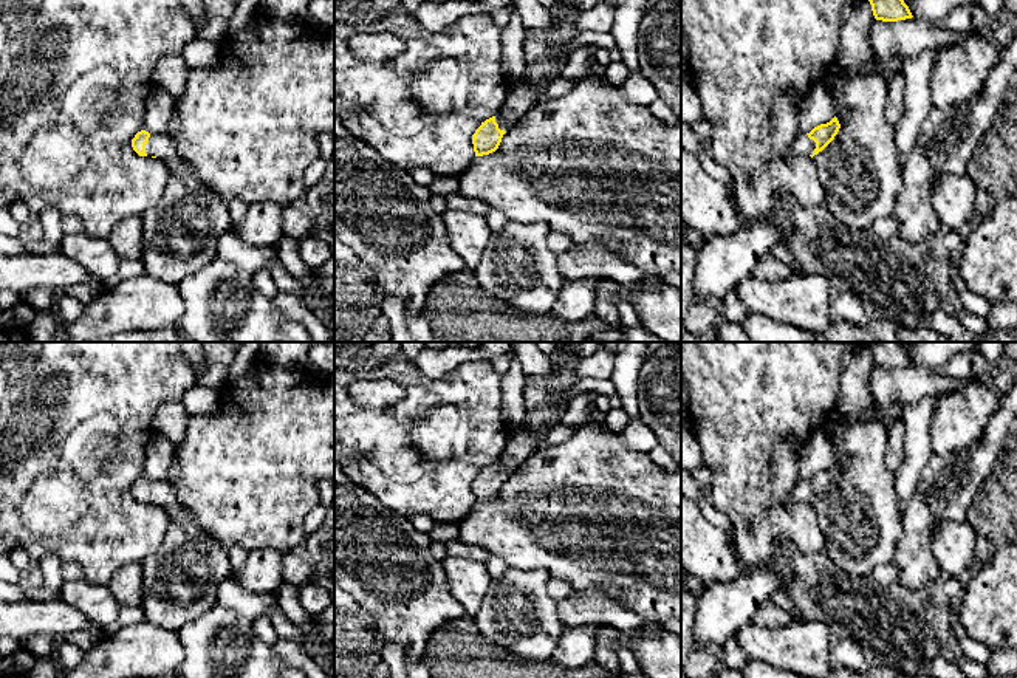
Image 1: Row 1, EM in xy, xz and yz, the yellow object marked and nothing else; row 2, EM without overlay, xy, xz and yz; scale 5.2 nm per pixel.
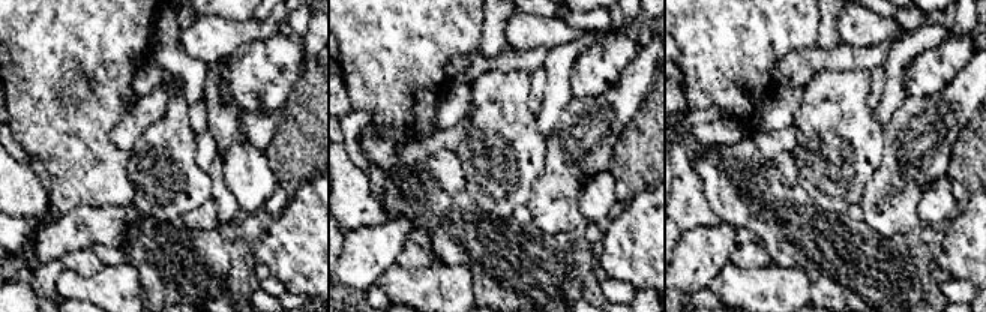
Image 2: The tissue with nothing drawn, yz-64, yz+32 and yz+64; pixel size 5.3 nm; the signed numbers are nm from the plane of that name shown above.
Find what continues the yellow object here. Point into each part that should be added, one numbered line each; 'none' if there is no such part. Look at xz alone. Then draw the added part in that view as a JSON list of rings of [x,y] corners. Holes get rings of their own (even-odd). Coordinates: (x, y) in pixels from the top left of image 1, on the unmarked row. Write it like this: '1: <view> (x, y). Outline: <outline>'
1: xz (503, 471). Outline: [[[497,460],[495,469],[498,471],[500,477],[508,478],[517,467],[506,467]]]

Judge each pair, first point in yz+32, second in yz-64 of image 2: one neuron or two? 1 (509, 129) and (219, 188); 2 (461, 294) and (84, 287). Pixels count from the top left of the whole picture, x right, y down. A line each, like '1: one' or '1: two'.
1: two
2: one

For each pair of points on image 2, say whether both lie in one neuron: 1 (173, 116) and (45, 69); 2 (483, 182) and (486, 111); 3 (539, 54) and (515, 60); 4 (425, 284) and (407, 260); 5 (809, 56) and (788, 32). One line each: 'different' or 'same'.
1: different
2: same
3: same
4: different
5: different

